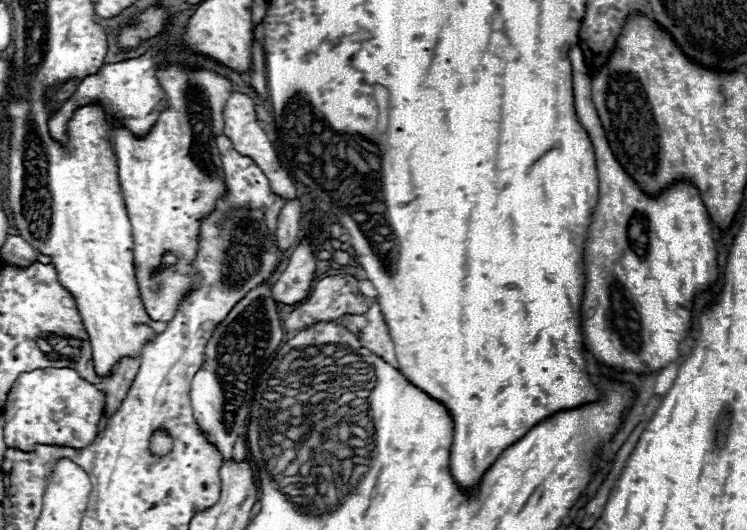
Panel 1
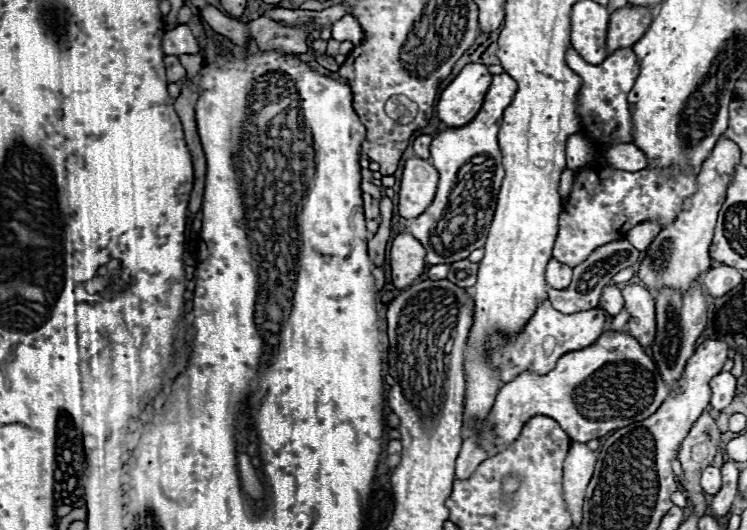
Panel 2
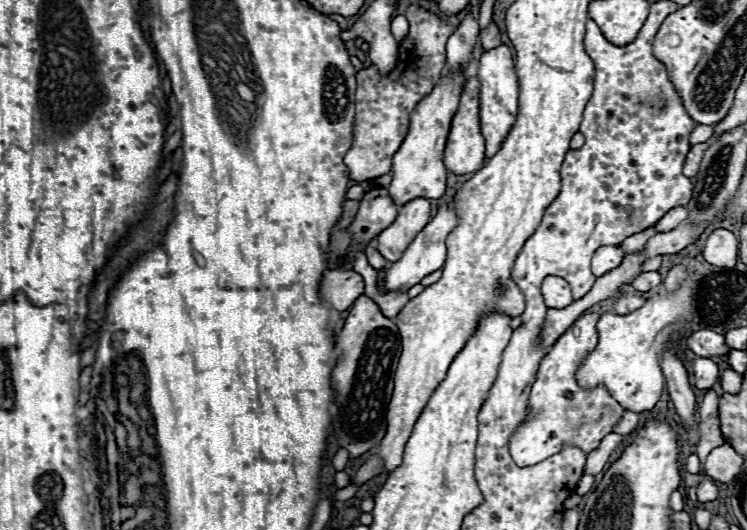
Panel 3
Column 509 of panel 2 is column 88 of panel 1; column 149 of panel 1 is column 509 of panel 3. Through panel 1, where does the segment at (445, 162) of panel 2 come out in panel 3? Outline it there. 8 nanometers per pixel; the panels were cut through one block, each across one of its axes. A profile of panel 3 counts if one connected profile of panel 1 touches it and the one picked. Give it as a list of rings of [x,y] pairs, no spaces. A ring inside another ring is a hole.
[[[502,44],[498,48],[484,52],[478,60],[478,76],[480,76],[480,128],[482,128],[482,136],[486,138],[484,160],[488,162],[506,140],[518,116],[520,90],[518,90],[518,76],[514,70],[514,60],[508,46]]]

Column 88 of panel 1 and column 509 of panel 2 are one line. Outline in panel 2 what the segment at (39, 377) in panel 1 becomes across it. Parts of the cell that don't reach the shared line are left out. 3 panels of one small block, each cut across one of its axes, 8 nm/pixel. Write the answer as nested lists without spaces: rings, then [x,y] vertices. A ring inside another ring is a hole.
[[[604,330],[590,346],[564,354],[548,374],[536,376],[522,372],[518,378],[504,384],[492,412],[476,426],[476,434],[482,436],[480,444],[486,450],[498,454],[518,438],[522,426],[532,416],[548,416],[554,418],[574,442],[590,442],[630,422],[648,418],[668,394],[670,388],[664,384],[660,370],[640,342],[626,332]]]

